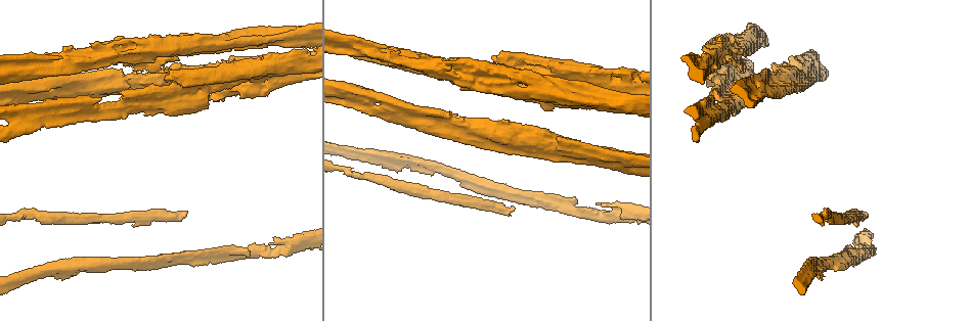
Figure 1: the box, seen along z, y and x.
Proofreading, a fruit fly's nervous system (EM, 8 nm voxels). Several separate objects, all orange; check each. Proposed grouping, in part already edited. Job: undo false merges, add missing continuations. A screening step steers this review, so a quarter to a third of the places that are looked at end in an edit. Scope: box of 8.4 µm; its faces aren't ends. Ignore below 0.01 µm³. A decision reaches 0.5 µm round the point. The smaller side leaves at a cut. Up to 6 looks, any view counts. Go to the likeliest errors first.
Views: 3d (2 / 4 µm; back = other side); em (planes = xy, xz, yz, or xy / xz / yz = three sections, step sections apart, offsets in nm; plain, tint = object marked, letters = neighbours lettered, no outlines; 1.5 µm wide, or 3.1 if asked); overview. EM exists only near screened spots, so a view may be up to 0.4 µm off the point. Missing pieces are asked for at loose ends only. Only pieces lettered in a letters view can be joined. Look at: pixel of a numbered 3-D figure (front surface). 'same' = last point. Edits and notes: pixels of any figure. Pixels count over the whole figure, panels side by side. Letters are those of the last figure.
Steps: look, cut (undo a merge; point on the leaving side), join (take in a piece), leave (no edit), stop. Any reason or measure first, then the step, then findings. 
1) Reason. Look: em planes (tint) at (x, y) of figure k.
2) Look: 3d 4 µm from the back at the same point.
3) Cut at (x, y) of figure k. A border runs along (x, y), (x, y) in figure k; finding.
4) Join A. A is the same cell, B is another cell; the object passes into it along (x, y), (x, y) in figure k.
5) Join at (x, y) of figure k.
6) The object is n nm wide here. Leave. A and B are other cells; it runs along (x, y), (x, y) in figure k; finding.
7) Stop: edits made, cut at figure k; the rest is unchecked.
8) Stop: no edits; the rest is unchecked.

Stops while still wide. Look: 3d 2 µm at (796, 90) of figure 1.

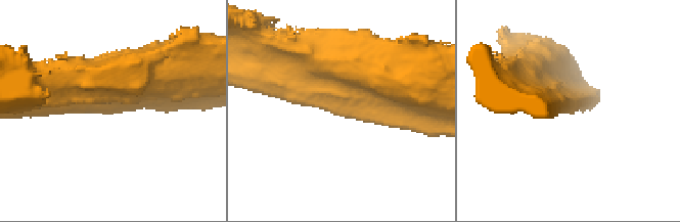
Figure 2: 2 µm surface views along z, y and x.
Need the tissue. Look: em planes (letters) at (319, 107) of figure 2.

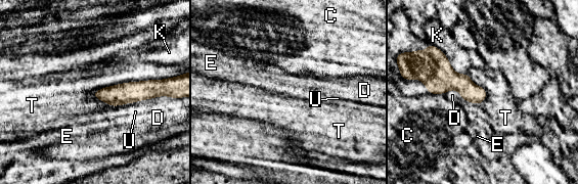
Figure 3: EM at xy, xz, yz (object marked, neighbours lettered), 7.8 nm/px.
Leave. C, D, E, K, T and U are other cells; it runs along (153, 88), (121, 94), (95, 94) in figure 3; no lettered piece goes on from it.

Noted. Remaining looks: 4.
Branch stops here. Look: em planes (letters) at (713, 89) of figure 1.

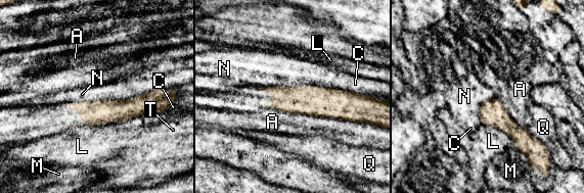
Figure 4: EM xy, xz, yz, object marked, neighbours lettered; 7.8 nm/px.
The longest contact is with N, 500 nm. Leave. A, C, L, M, N, Q and T are other cells; a border runs along (322, 86), (259, 88) in figure 4; no lettered piece goes on from it.

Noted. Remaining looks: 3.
Look: 3d 4 µm from the back at (799, 66) of figure 1.

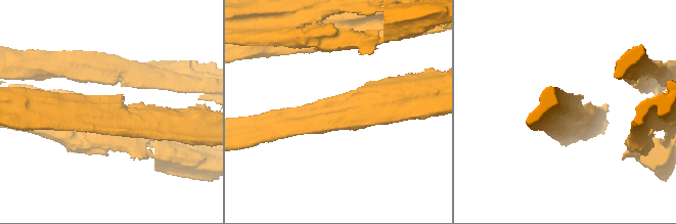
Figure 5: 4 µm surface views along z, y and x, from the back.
Shape alone is not enough. Look: em planes (plain) at (570, 111) of figure 5.

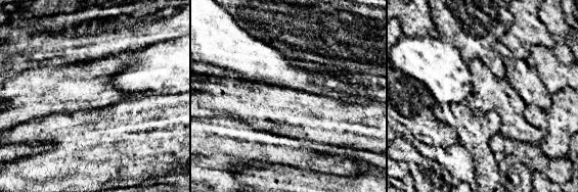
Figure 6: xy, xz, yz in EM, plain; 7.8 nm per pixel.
See the neighbours. Look: em planes (letters) at the same point.

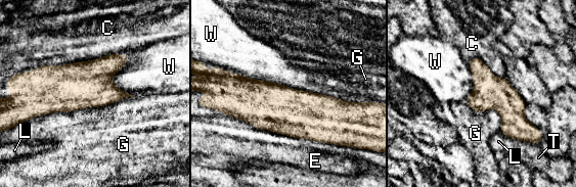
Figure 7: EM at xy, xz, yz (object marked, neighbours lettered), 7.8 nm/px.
Leave. C, E, G, L, T and W are other cells; it runs along (227, 91), (274, 107), (349, 107) in figure 7; one cell here.

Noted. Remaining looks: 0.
Stop: no edits; the rest is unchecked.

